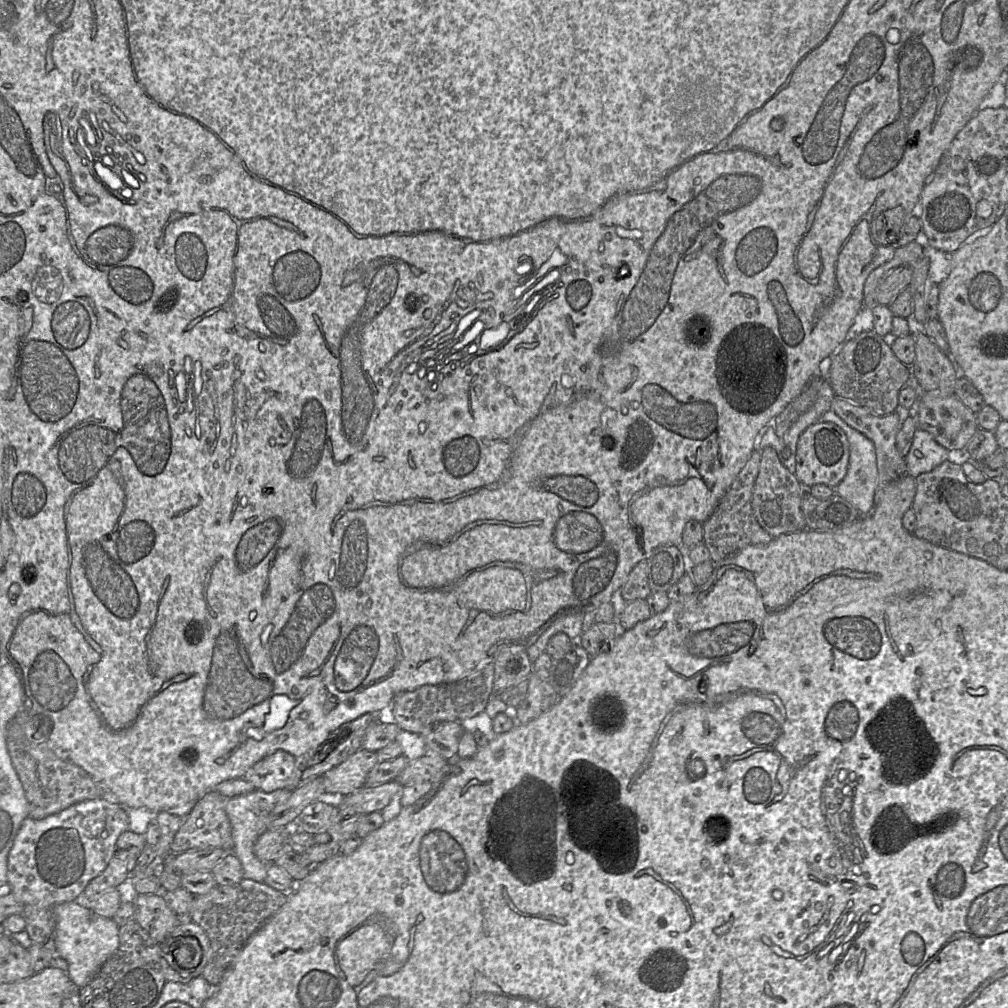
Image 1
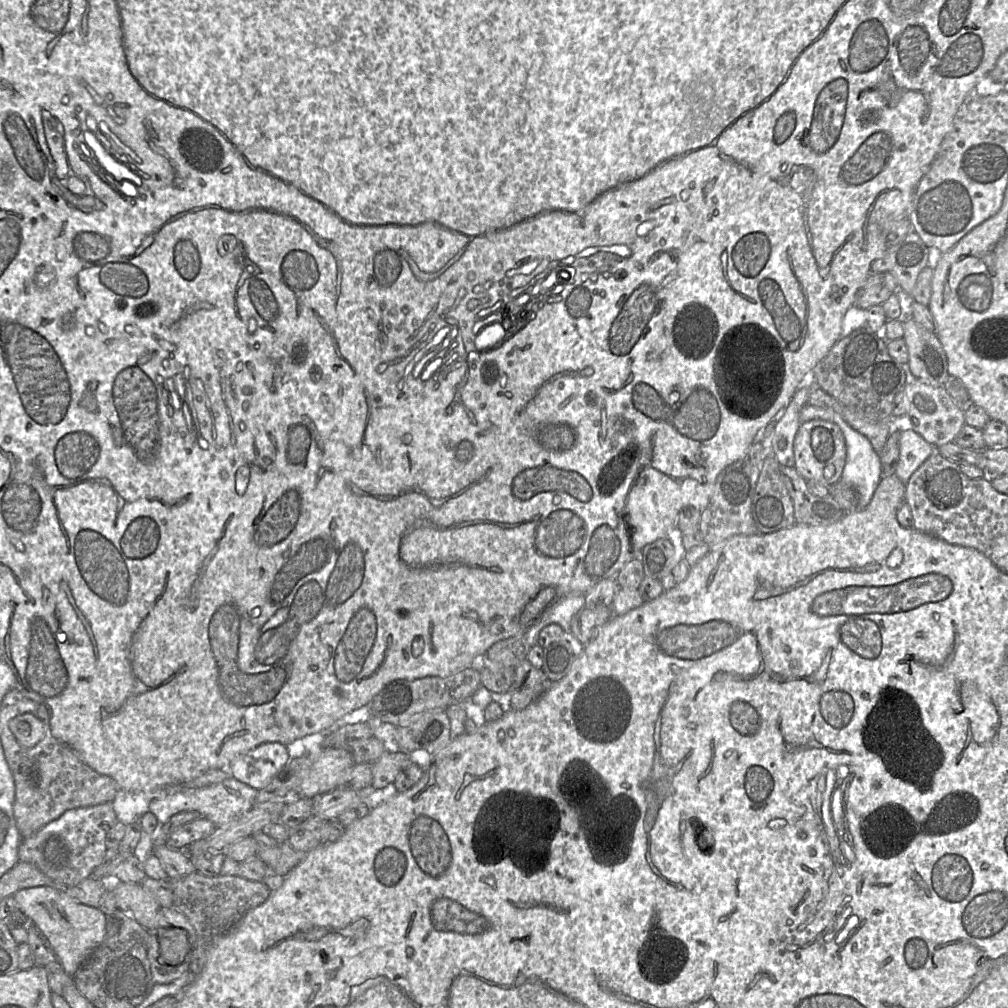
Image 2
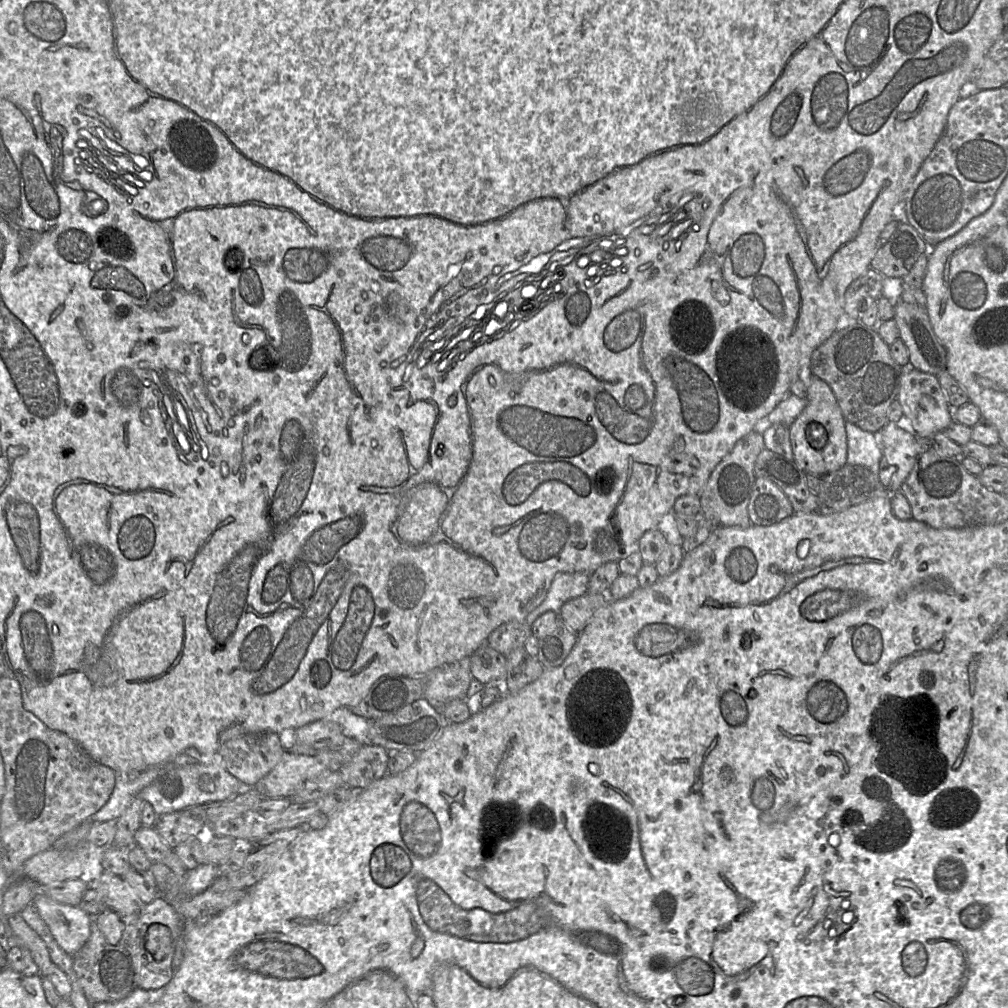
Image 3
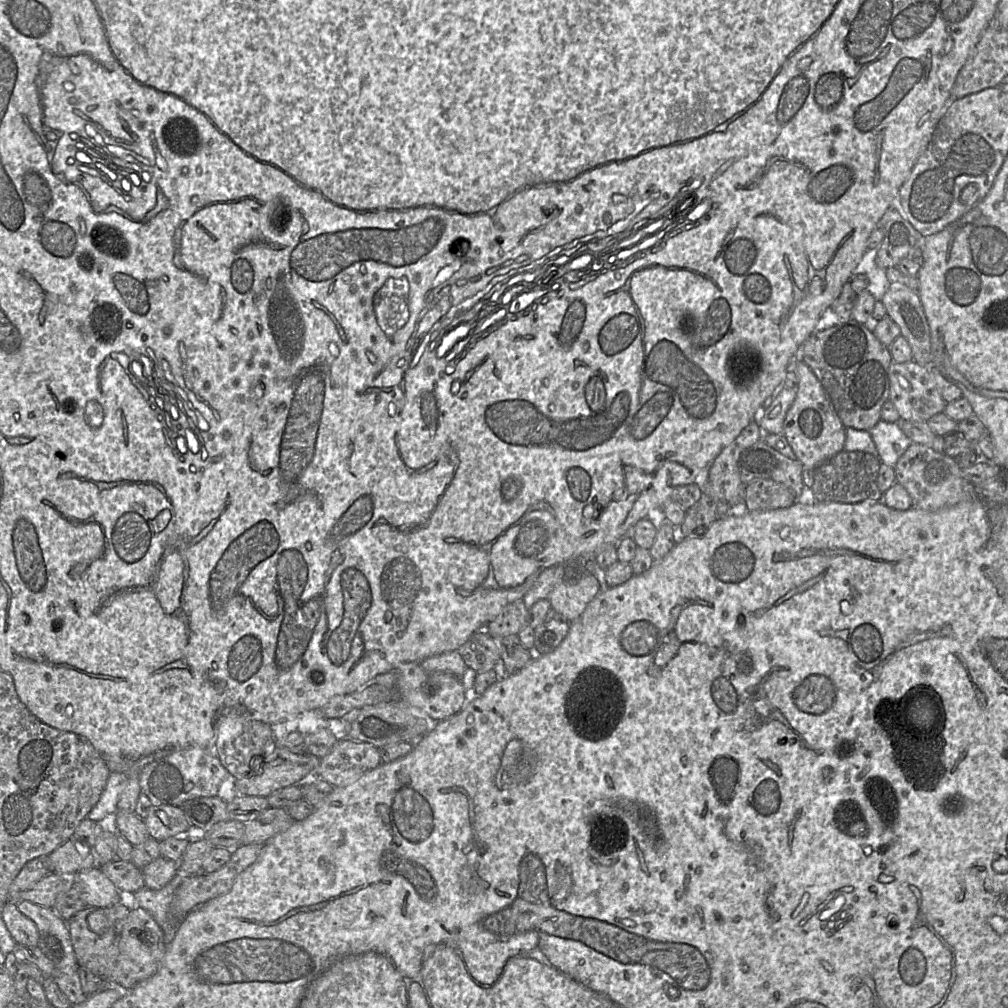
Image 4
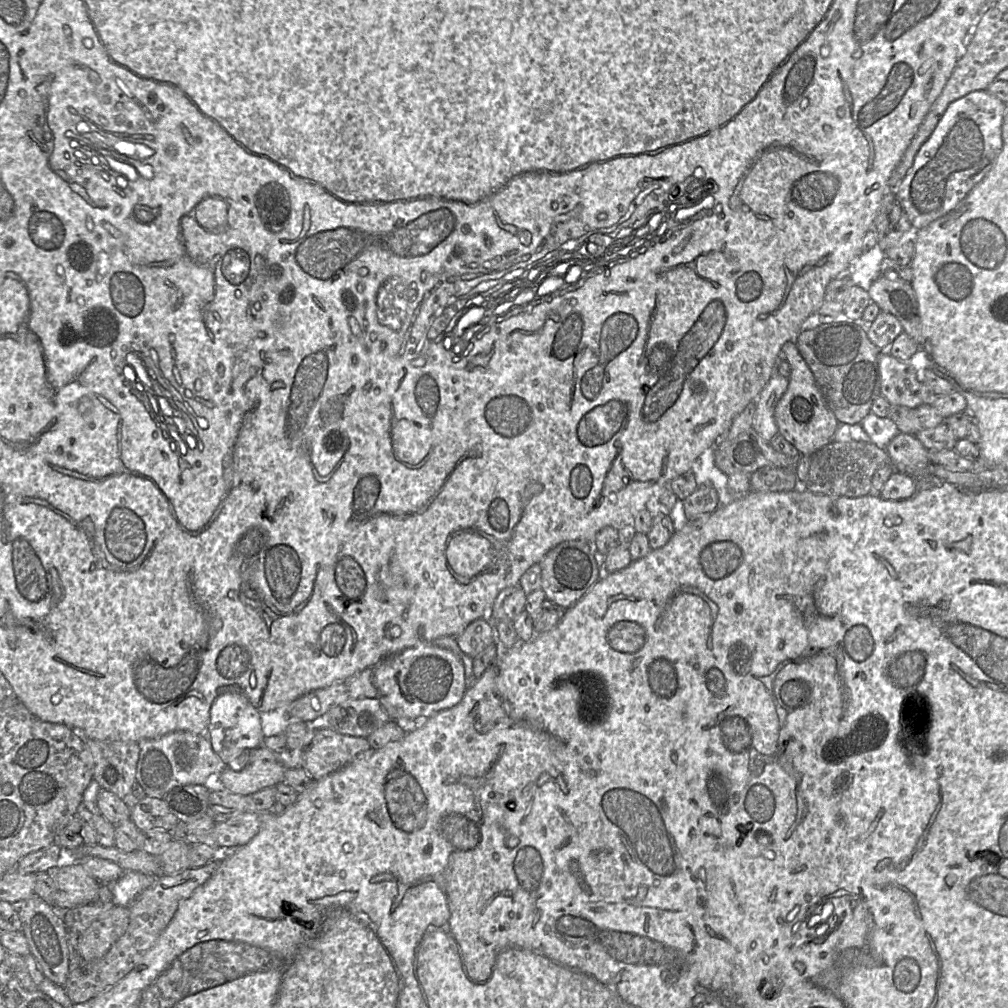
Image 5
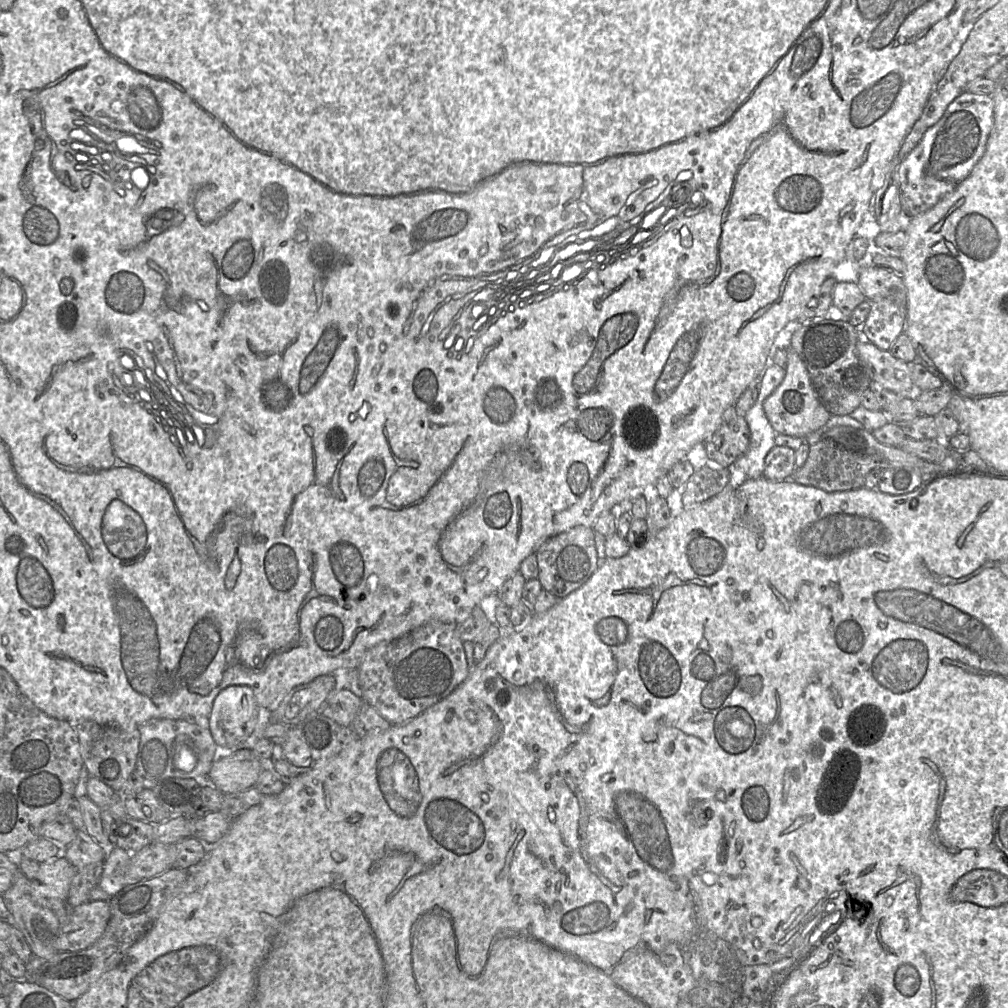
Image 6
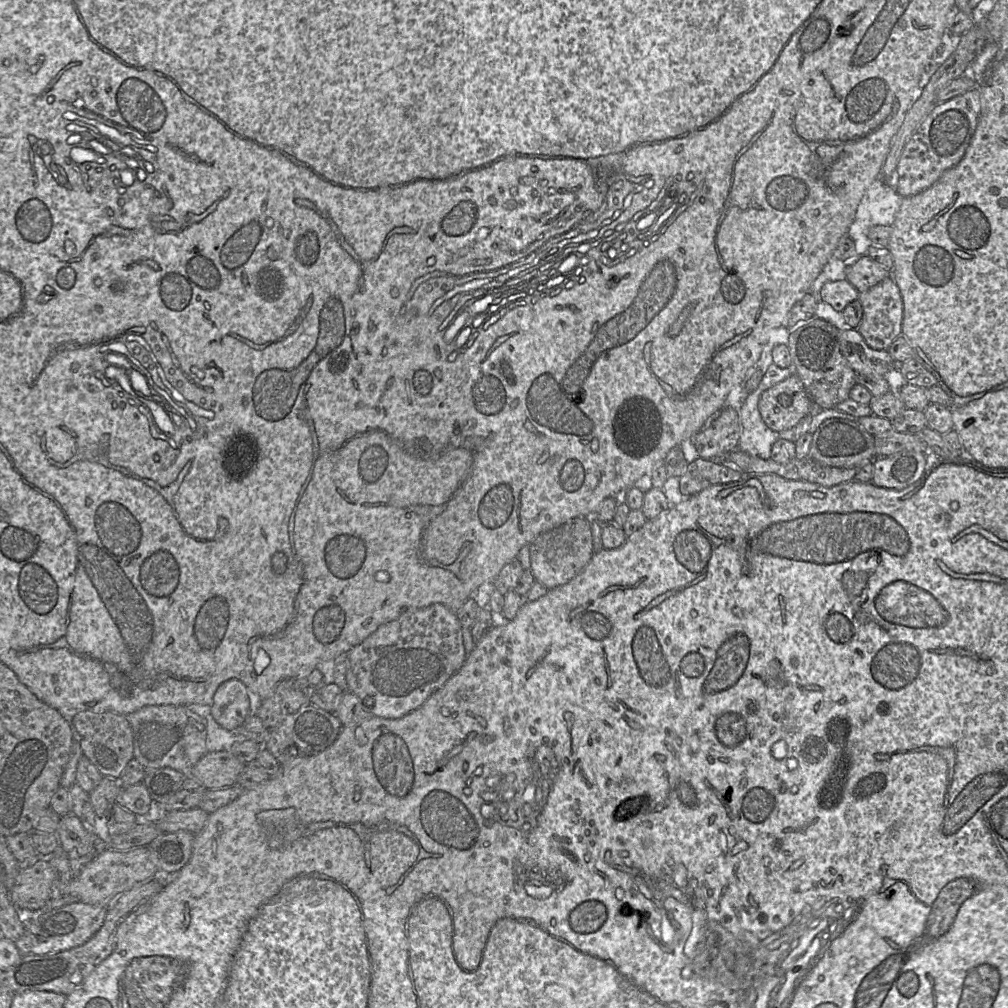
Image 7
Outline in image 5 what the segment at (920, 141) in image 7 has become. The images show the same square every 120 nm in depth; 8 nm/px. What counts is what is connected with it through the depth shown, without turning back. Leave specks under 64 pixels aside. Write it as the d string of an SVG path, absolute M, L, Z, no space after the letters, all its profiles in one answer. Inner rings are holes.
M986 91L952 102L895 189L914 231L955 209L992 168L1002 149L1005 103Z

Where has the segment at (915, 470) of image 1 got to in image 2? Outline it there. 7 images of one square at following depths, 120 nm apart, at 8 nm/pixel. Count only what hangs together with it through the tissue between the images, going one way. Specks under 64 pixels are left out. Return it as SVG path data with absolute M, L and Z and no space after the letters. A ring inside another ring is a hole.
M910 429L900 432L899 449L895 474L906 485L913 472L935 452L935 446Z

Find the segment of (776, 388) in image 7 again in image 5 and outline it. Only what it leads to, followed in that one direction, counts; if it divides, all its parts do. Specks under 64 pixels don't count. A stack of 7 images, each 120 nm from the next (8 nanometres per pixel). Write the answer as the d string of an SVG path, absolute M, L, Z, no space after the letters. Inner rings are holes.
M786 342L782 346L781 354L788 361L791 374L788 378L788 388L774 410L778 432L799 451L799 454L811 456L832 441L839 422L826 404L814 375L795 342Z

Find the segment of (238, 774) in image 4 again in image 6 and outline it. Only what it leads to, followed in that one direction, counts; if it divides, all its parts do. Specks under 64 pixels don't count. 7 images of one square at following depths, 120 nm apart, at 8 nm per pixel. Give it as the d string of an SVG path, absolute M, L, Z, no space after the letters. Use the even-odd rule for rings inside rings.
M249 686L223 689L215 698L209 716L209 729L216 745L237 749L253 733L258 707Z

